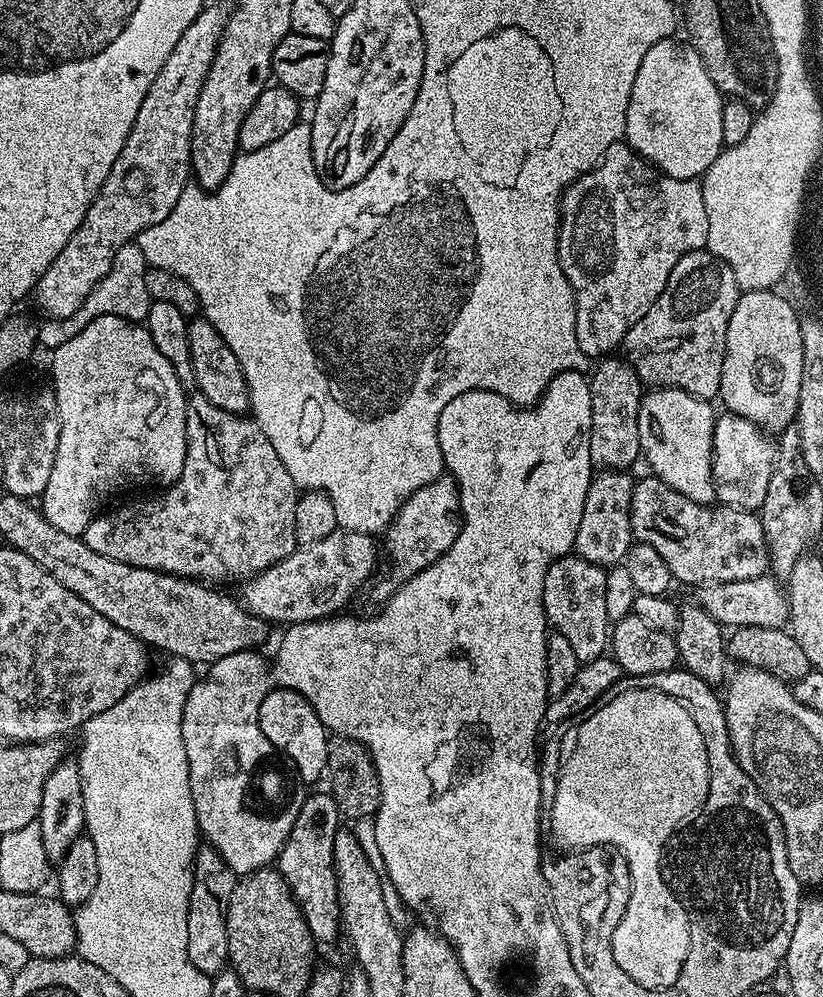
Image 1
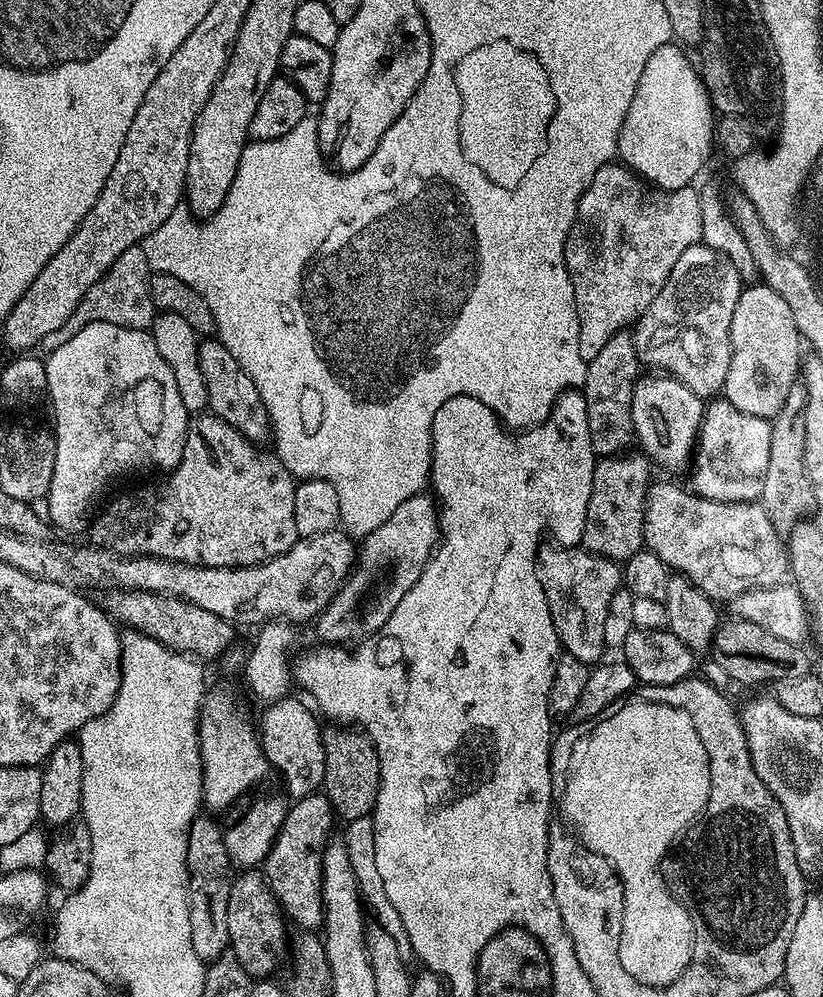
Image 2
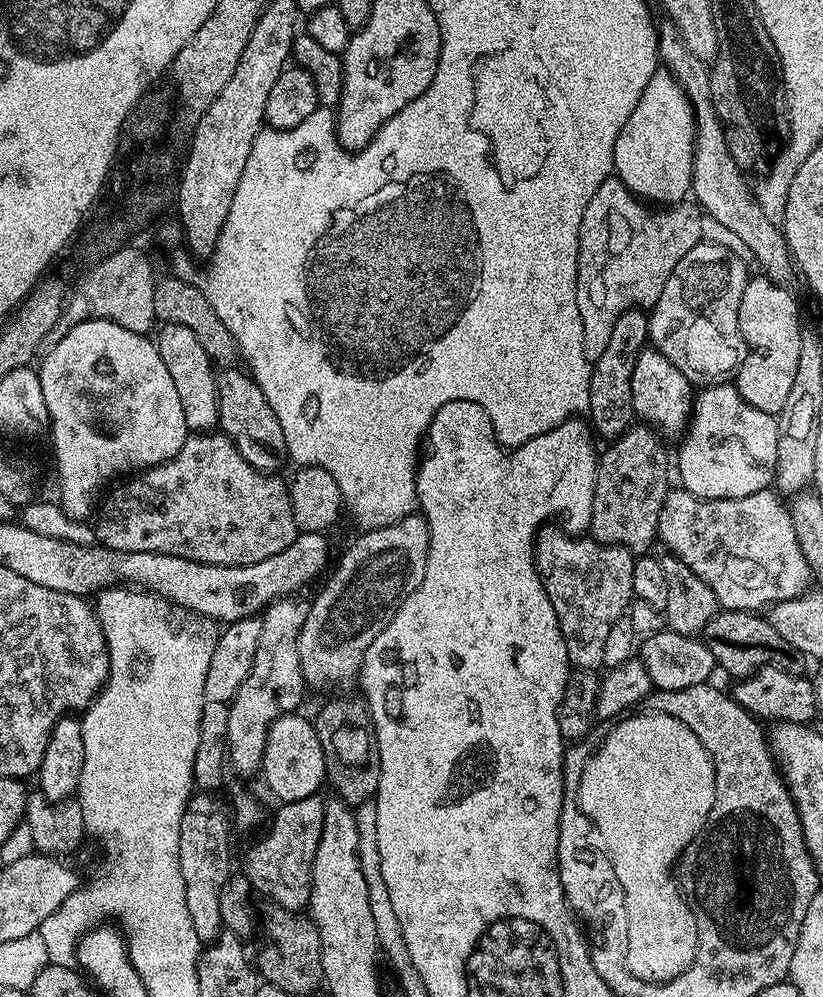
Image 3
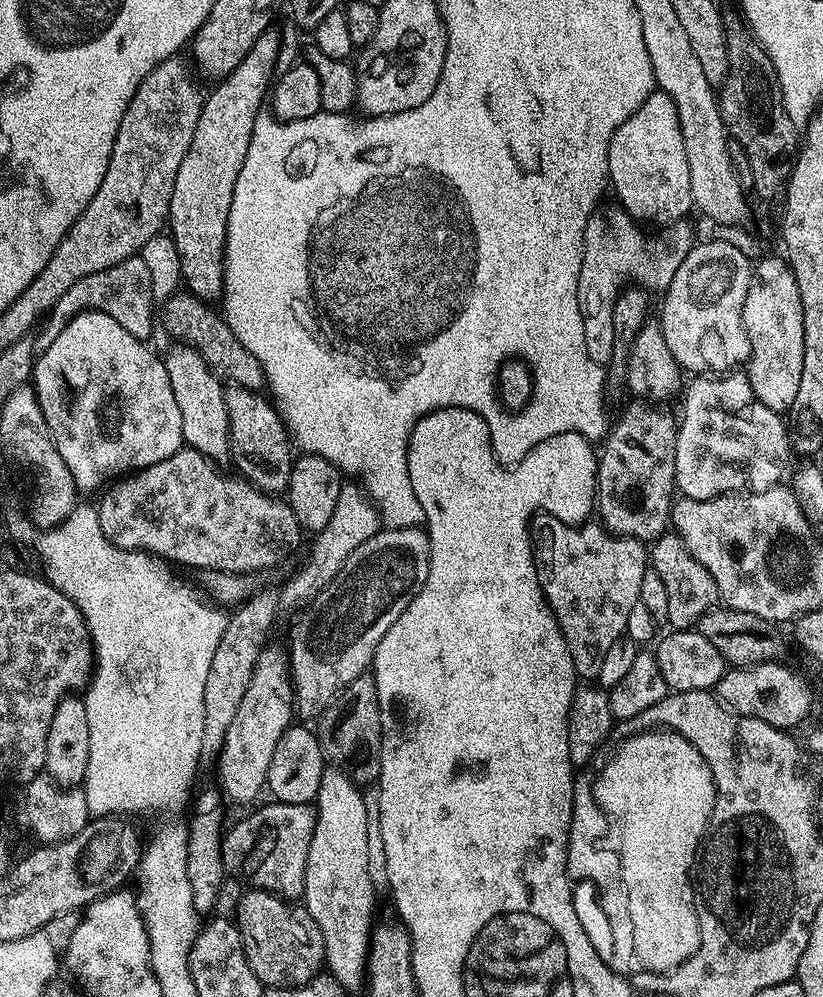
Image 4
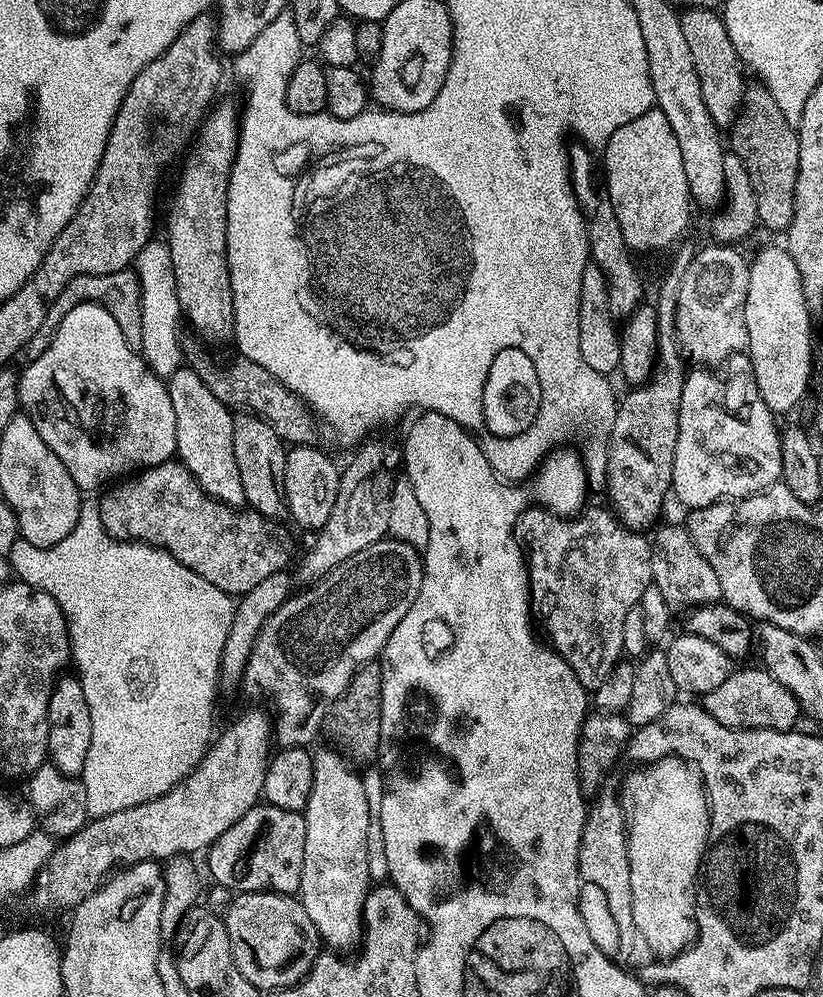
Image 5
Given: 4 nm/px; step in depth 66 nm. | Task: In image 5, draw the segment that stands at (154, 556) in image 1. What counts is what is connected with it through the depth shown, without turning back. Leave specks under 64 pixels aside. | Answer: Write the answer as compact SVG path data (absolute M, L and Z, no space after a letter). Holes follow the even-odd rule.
M179 459L167 460L164 464L143 469L131 478L121 479L113 483L104 494L98 500L100 517L102 526L114 539L135 540L142 544L152 544L155 548L165 548L171 556L178 558L178 562L182 562L182 566L194 570L194 574L206 578L206 582L218 586L218 590L227 592L233 598L254 590L258 582L270 578L270 574L285 571L289 567L287 564L293 563L294 536L283 528L283 523L251 510L237 510L208 496Z

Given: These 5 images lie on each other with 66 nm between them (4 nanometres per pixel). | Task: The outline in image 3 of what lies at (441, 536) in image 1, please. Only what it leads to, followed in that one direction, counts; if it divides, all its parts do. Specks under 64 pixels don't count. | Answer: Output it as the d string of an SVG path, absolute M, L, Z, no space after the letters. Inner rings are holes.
M423 515L404 516L398 522L387 524L381 528L370 528L359 533L361 536L345 550L340 561L331 569L330 575L323 581L324 589L308 606L306 622L302 626L302 634L298 642L300 665L304 675L304 683L309 689L332 688L343 680L348 680L360 671L366 650L382 630L394 618L398 606L418 590L422 578L426 574L426 558L430 546L428 521Z

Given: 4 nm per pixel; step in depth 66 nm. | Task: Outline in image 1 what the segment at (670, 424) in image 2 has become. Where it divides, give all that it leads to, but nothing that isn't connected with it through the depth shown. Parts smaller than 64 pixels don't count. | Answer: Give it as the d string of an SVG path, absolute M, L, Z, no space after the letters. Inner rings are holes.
M653 387L641 395L638 410L638 438L643 463L648 463L647 471L666 482L670 490L678 490L678 494L690 498L690 502L707 505L716 500L712 481L712 435L718 412L717 409L712 409L712 406L709 401L698 398L686 390Z

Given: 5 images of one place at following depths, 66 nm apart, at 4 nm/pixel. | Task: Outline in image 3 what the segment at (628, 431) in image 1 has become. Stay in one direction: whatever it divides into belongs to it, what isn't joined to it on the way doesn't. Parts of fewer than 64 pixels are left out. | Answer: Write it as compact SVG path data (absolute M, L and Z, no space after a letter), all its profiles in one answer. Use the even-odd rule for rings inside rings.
M631 308L618 314L618 322L614 322L614 330L610 334L610 342L606 350L602 350L602 358L592 364L590 378L590 406L587 415L590 427L597 437L604 442L618 439L627 429L633 427L634 413L630 398L630 378L634 374L634 362L638 362L640 349L649 343L649 313L643 308Z

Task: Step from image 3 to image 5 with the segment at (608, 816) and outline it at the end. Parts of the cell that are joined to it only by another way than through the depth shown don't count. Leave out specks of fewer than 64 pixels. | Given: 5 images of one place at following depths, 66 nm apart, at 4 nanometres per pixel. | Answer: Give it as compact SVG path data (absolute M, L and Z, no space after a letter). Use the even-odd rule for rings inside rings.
M666 756L662 760L655 761L651 764L645 764L643 766L637 767L636 772L632 772L624 780L624 796L622 792L622 803L624 805L624 815L626 817L626 823L628 826L628 861L630 862L630 894L634 894L634 926L636 927L636 935L642 941L643 947L648 948L652 952L657 952L657 957L660 958L671 958L676 956L680 952L685 952L685 950L692 945L692 941L696 939L696 898L698 895L698 879L702 872L702 865L704 862L704 853L708 846L708 796L704 793L704 781L700 778L700 773L688 763L687 760L681 760L675 756Z

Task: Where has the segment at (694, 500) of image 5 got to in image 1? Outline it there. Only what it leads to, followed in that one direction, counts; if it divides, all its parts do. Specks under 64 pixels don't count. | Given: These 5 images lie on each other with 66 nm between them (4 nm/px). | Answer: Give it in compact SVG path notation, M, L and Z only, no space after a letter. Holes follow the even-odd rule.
M733 412L717 415L712 435L712 481L716 500L723 507L756 512L766 502L766 489L770 487L775 461L776 444L764 429Z

